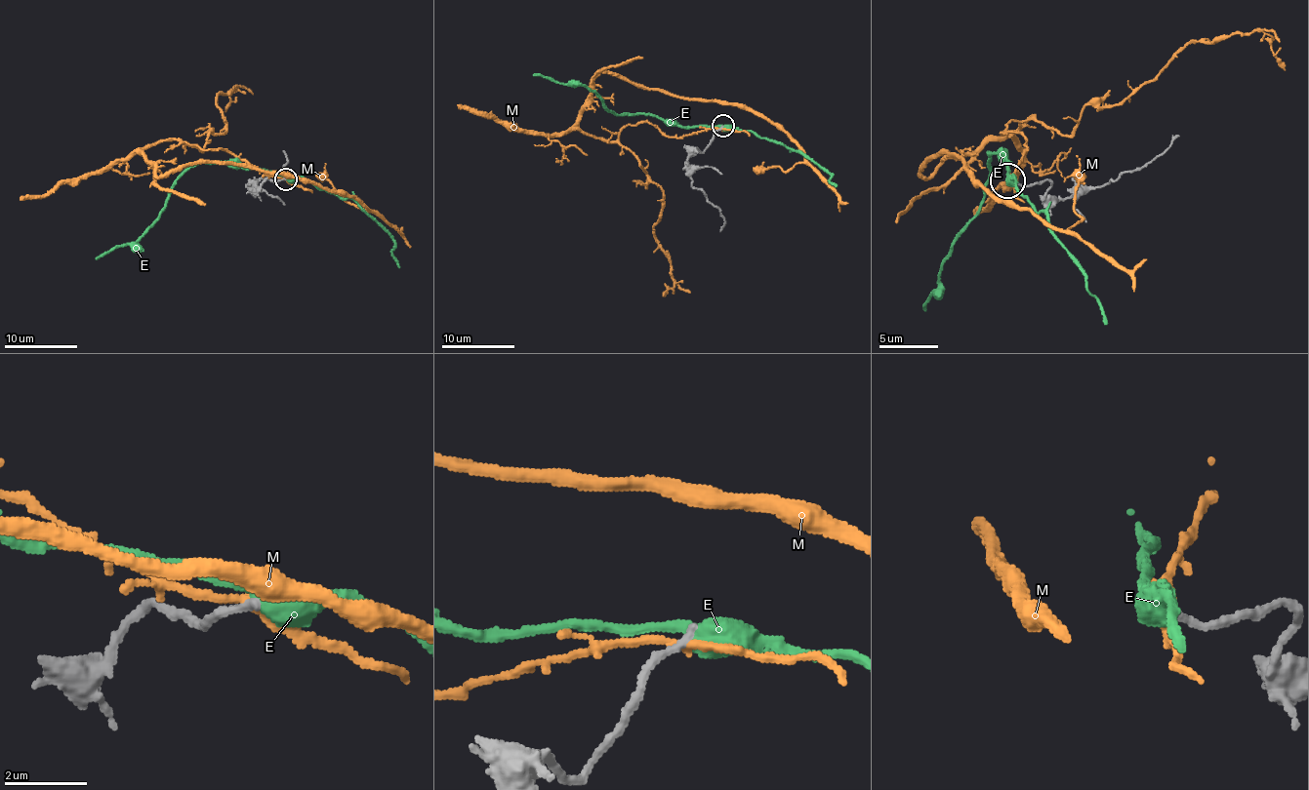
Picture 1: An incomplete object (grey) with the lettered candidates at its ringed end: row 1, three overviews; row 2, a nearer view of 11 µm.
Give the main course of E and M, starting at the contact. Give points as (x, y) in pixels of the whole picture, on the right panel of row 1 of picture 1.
E: (1009, 178), (1009, 164), (1001, 154), (989, 154), (989, 181), (980, 214), (941, 264), (938, 282), (923, 312)
M: (1012, 181), (1028, 142), (1001, 134), (1034, 116), (920, 170), (954, 154), (995, 199), (1105, 253), (1134, 291)

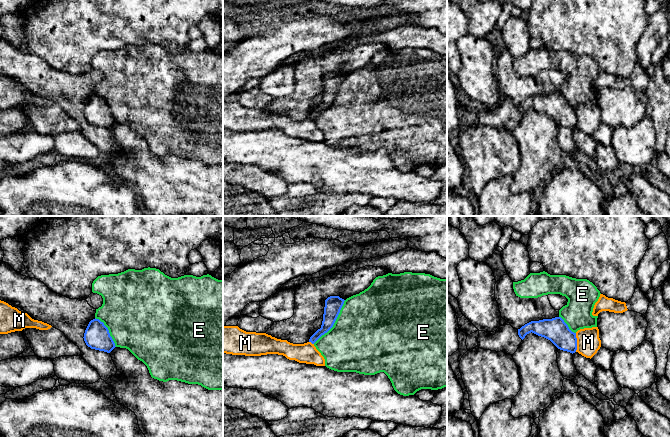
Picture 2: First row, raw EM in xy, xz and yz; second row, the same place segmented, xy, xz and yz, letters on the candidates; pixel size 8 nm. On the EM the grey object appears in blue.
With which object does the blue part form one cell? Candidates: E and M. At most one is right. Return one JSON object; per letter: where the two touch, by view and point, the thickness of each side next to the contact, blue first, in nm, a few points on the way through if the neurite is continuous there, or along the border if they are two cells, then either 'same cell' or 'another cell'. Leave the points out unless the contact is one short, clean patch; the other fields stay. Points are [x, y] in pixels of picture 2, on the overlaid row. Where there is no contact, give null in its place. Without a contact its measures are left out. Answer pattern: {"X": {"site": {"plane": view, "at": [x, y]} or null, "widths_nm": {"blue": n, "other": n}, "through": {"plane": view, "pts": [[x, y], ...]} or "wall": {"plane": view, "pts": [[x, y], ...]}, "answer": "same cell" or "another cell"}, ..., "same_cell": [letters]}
{"E": {"site": {"plane": "xz", "at": [334, 322]}, "widths_nm": {"blue": 140, "other": 500}, "answer": "another cell"}, "M": {"site": {"plane": "yz", "at": [576, 342]}, "widths_nm": {"blue": 190, "other": 190}, "answer": "another cell"}, "same_cell": []}

